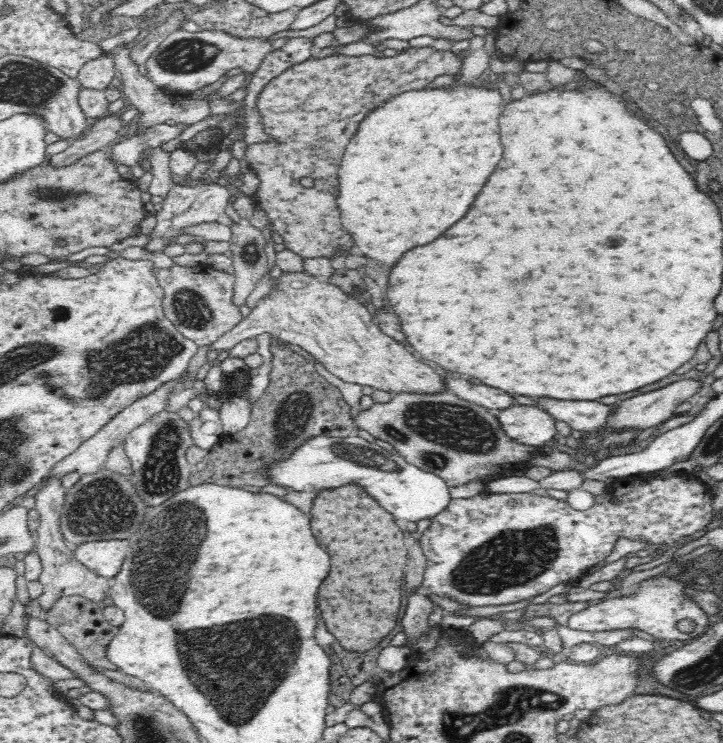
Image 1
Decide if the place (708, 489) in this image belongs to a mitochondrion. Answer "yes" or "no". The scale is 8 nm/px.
no

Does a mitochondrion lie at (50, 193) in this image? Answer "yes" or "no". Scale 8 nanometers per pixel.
yes

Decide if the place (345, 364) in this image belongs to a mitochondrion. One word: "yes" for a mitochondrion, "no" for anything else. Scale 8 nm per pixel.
no

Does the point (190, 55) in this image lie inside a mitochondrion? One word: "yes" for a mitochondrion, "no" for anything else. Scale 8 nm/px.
yes

